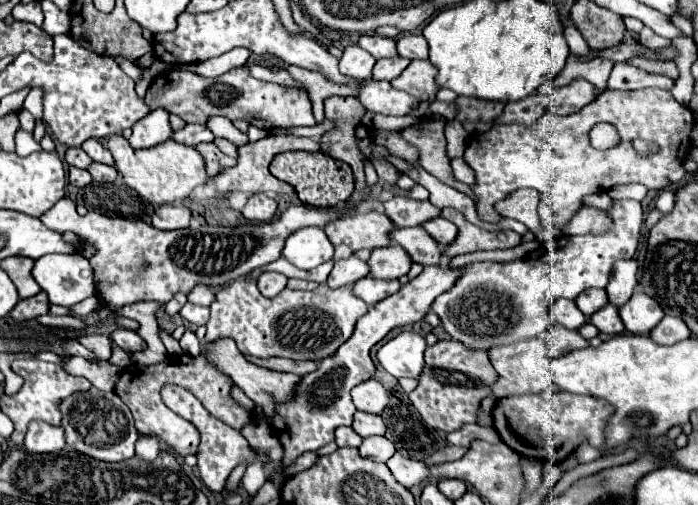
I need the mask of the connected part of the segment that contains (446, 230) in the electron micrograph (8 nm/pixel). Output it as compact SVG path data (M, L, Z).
M433 218L433 220L427 220L425 224L423 224L423 228L433 236L433 240L437 240L437 244L441 244L441 246L447 246L447 244L451 244L453 240L455 240L455 236L457 236L457 226L453 224L453 222L449 222L449 220L445 220L445 218Z

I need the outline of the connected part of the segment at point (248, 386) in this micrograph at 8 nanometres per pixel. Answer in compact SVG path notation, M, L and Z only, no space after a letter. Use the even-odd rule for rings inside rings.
M225 338L225 340L215 340L215 344L209 344L207 340L201 340L201 352L203 356L215 364L215 368L219 372L225 372L255 404L255 416L259 422L269 424L269 416L273 414L273 404L279 400L289 400L293 396L293 388L299 382L297 374L287 374L287 372L273 372L267 368L257 368L257 364L251 364L235 346L233 338Z

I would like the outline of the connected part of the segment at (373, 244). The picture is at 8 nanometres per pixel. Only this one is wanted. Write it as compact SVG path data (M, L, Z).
M355 212L341 216L325 226L325 234L333 244L347 244L353 252L363 248L381 248L389 244L393 222L381 212Z

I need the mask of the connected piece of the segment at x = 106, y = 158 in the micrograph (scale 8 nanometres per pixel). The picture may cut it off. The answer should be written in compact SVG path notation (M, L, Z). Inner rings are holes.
M87 140L87 142L83 142L83 150L91 156L93 162L105 162L105 164L109 164L109 166L115 164L111 152L109 152L107 146L105 146L103 142L99 142L99 140Z

